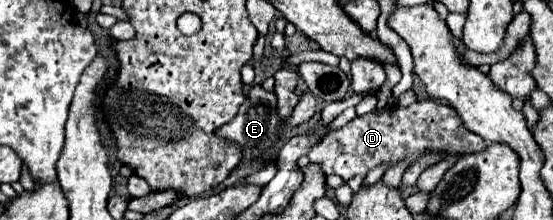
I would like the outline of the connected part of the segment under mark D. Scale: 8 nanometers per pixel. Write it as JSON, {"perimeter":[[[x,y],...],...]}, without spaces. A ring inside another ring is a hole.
{"perimeter":[[[423,100],[405,108],[387,108],[381,114],[371,112],[353,118],[349,124],[329,132],[317,146],[313,146],[309,150],[309,158],[311,162],[319,162],[325,174],[337,174],[343,180],[349,180],[355,174],[365,176],[371,168],[383,162],[395,166],[405,156],[411,156],[411,162],[415,162],[421,154],[427,152],[443,152],[449,156],[459,152],[471,154],[483,148],[483,140],[479,144],[479,138],[461,126],[461,118],[451,106],[443,106],[435,100]]]}

